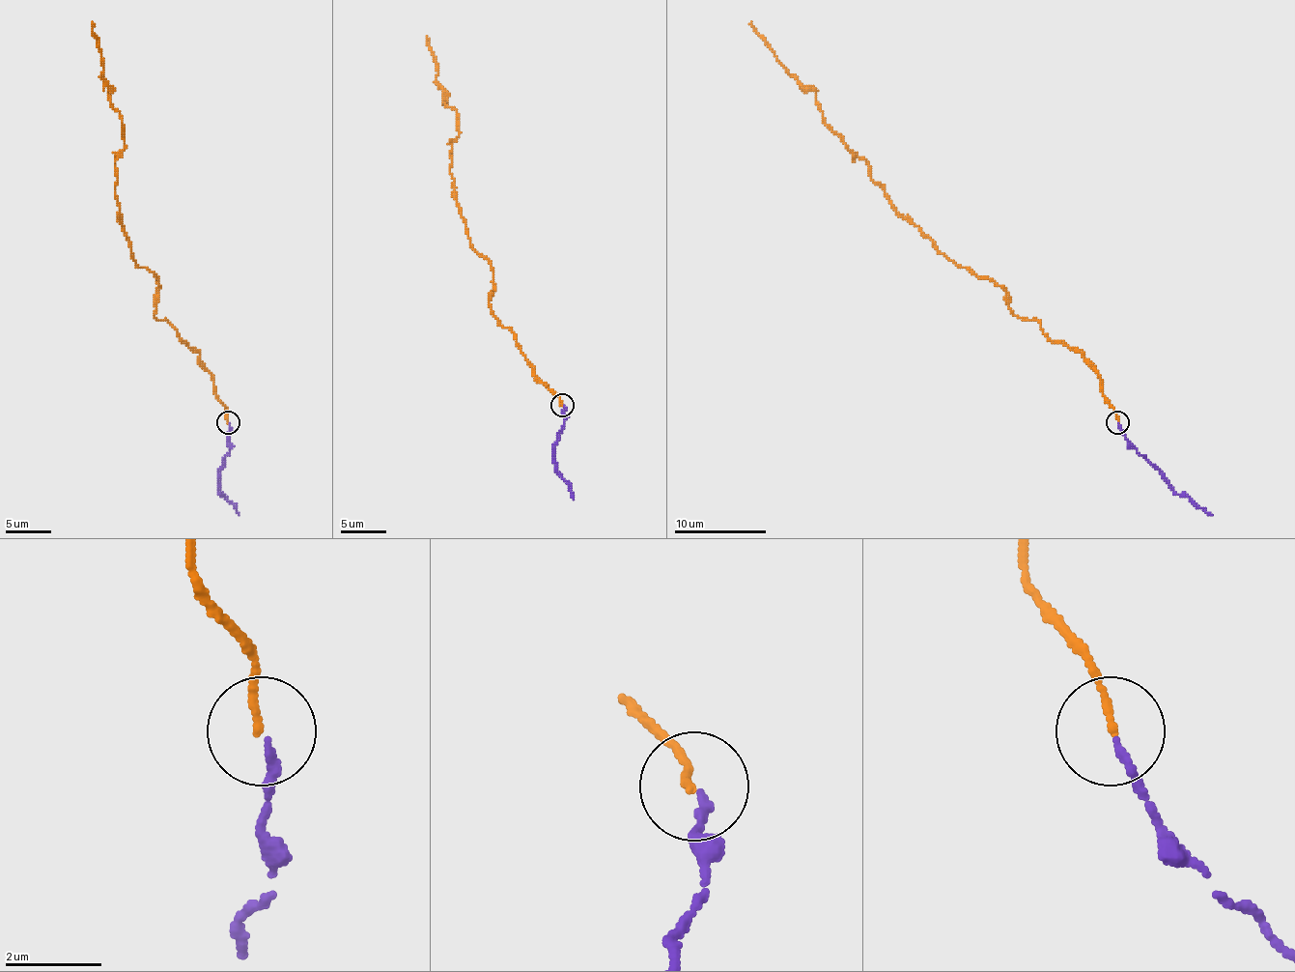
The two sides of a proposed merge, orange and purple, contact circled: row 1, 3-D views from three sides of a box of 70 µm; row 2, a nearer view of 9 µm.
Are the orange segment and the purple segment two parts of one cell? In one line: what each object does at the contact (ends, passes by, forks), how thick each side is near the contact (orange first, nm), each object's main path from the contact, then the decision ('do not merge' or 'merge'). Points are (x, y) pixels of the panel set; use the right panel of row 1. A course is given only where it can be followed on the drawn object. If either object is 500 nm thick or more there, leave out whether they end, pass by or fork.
orange ends there; purple ends there; 140 nm thick on the orange side, 150 nm on the other; orange runs (1118, 423), (1080, 352), (1015, 315), (1008, 295), (895, 210), (751, 21); purple runs (1118, 423), (1125, 440), (1160, 471), (1175, 492), (1212, 515); merge

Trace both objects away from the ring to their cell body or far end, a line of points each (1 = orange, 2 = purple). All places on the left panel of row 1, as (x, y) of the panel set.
1: (227, 423), (213, 375), (154, 315), (158, 278), (133, 260), (115, 193), (124, 125), (100, 76), (92, 21)
2: (230, 423), (230, 453), (220, 471), (220, 492), (239, 515)

